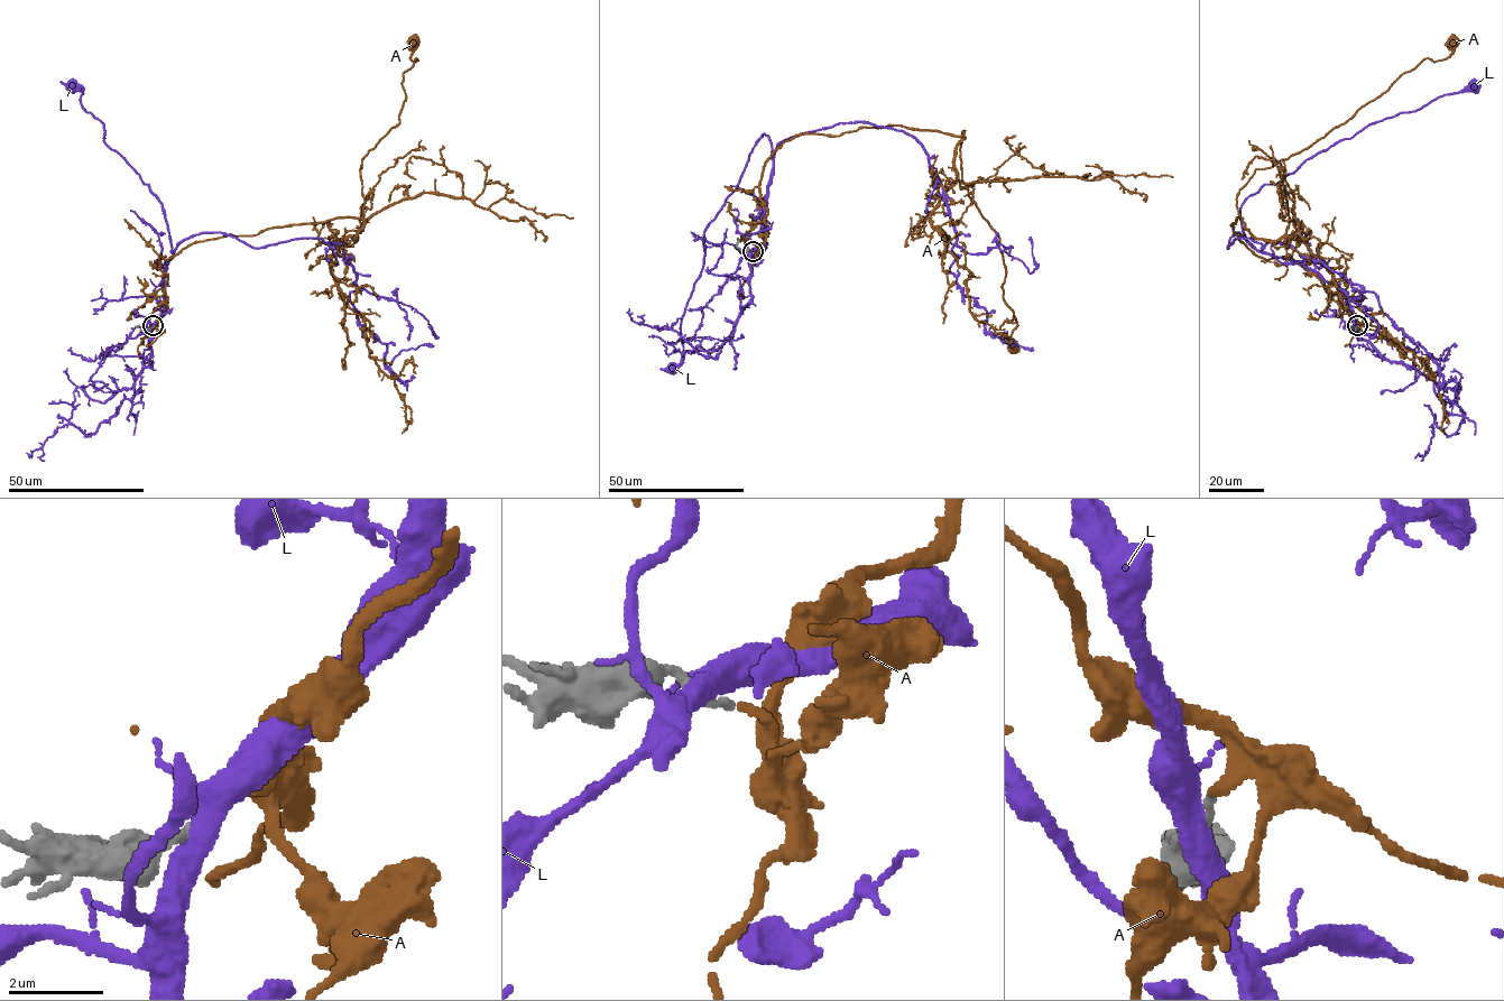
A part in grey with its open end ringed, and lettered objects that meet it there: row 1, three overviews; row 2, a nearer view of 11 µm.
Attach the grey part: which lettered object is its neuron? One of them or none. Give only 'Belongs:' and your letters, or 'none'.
Belongs: A

